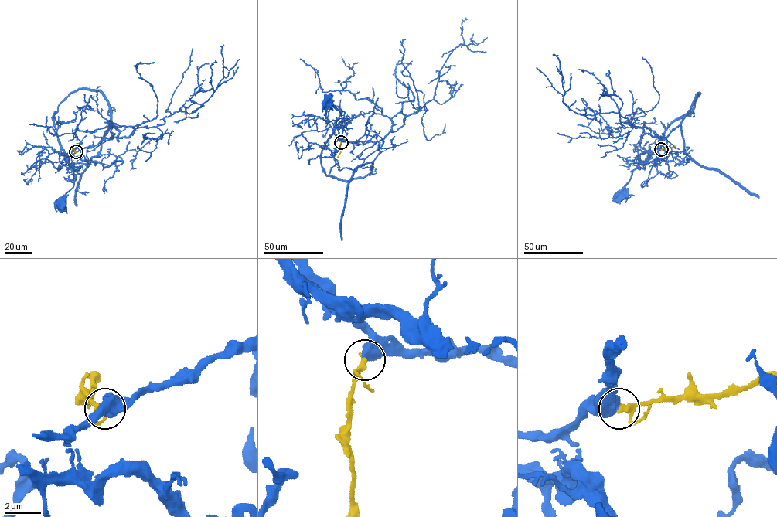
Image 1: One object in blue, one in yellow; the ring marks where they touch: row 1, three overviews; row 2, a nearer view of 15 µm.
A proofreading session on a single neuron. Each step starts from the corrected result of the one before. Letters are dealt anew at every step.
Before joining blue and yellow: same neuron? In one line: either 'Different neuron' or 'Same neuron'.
Different neuron

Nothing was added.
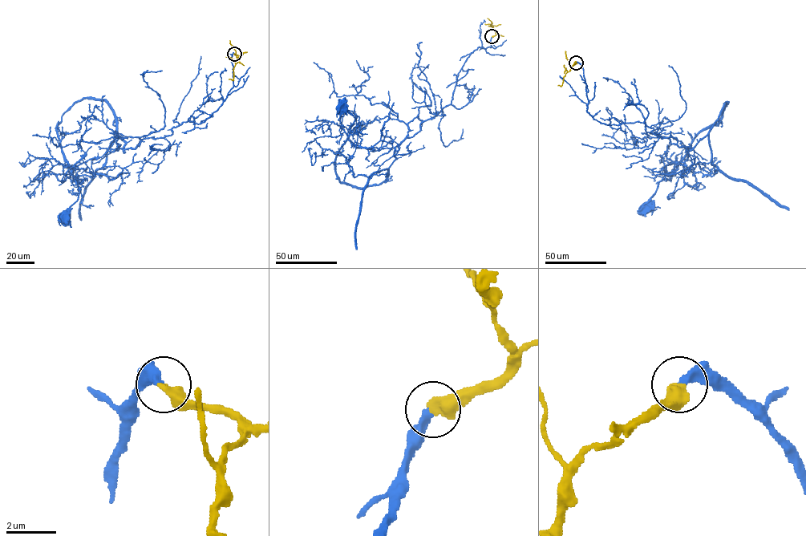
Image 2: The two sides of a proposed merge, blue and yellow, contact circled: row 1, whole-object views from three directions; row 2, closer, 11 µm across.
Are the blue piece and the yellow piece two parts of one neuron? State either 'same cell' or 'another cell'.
same cell

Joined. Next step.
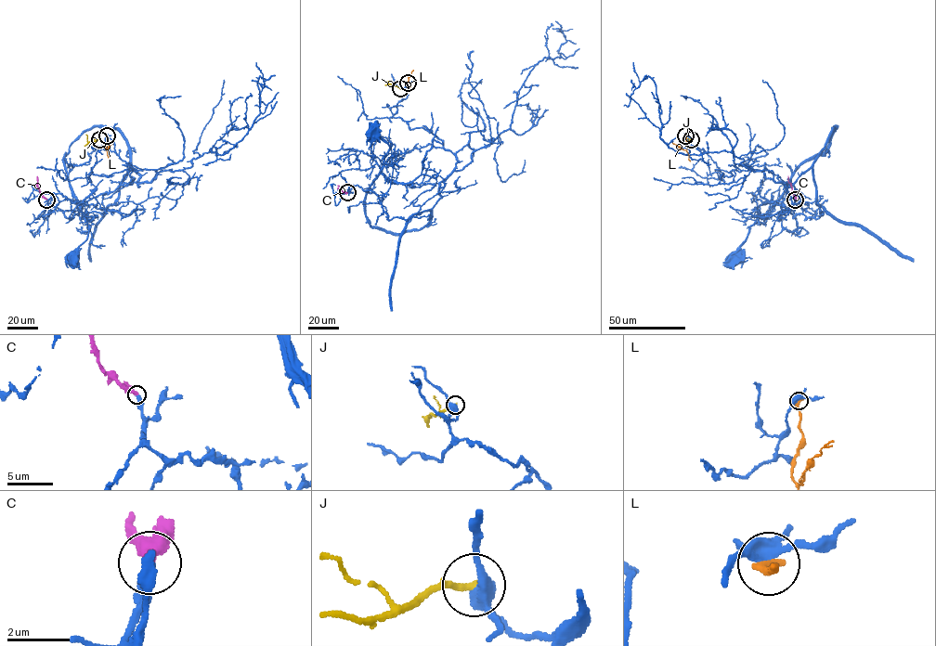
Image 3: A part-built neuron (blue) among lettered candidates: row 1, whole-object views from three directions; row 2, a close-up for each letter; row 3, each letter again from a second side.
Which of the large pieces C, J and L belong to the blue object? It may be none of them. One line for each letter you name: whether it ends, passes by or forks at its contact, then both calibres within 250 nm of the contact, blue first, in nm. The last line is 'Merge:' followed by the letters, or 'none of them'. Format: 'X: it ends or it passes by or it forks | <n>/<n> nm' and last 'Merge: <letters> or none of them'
C: it ends | 360/460 nm
Merge: C

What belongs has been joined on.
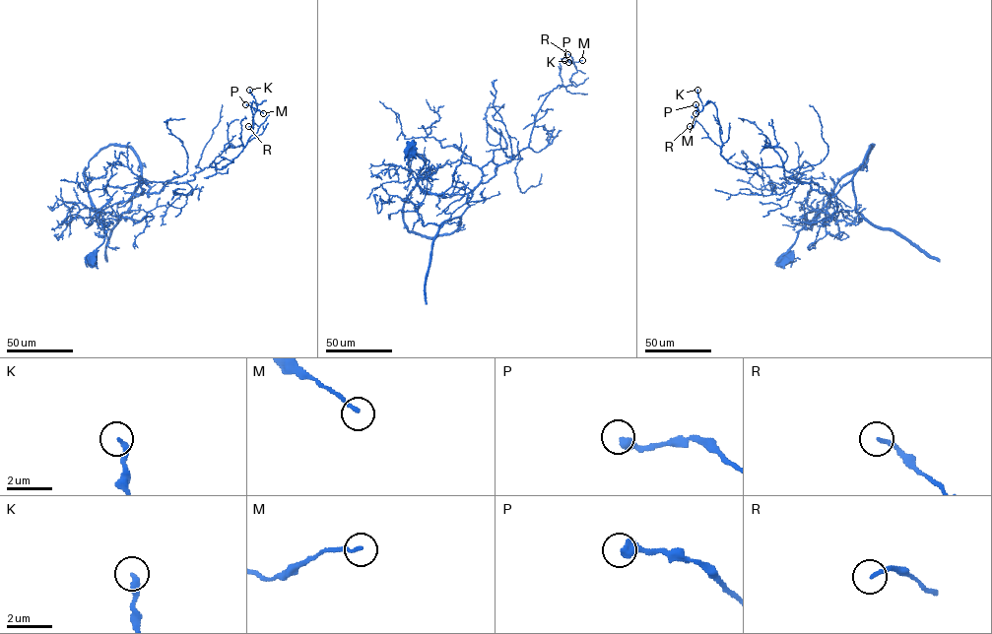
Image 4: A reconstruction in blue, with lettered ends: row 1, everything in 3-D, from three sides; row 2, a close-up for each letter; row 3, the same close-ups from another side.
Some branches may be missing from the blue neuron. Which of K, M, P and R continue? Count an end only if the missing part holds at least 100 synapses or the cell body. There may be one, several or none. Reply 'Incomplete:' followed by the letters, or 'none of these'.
Incomplete: none of these

